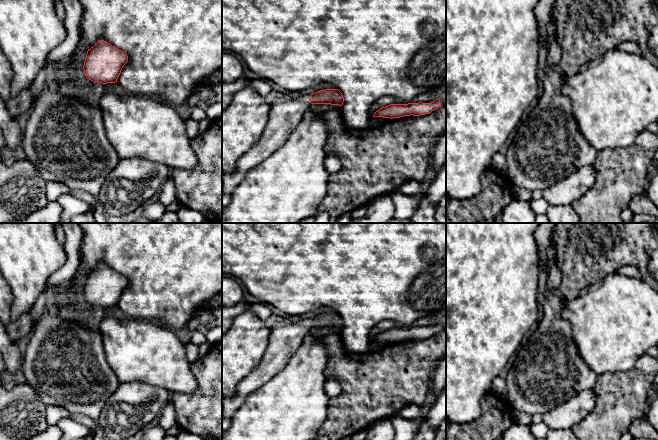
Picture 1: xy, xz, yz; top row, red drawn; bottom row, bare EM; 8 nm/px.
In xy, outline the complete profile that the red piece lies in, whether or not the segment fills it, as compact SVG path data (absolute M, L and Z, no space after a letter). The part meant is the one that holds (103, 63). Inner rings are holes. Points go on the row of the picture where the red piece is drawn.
M99 40L88 49L83 69L86 78L93 82L115 83L127 61L128 56L124 51Z

